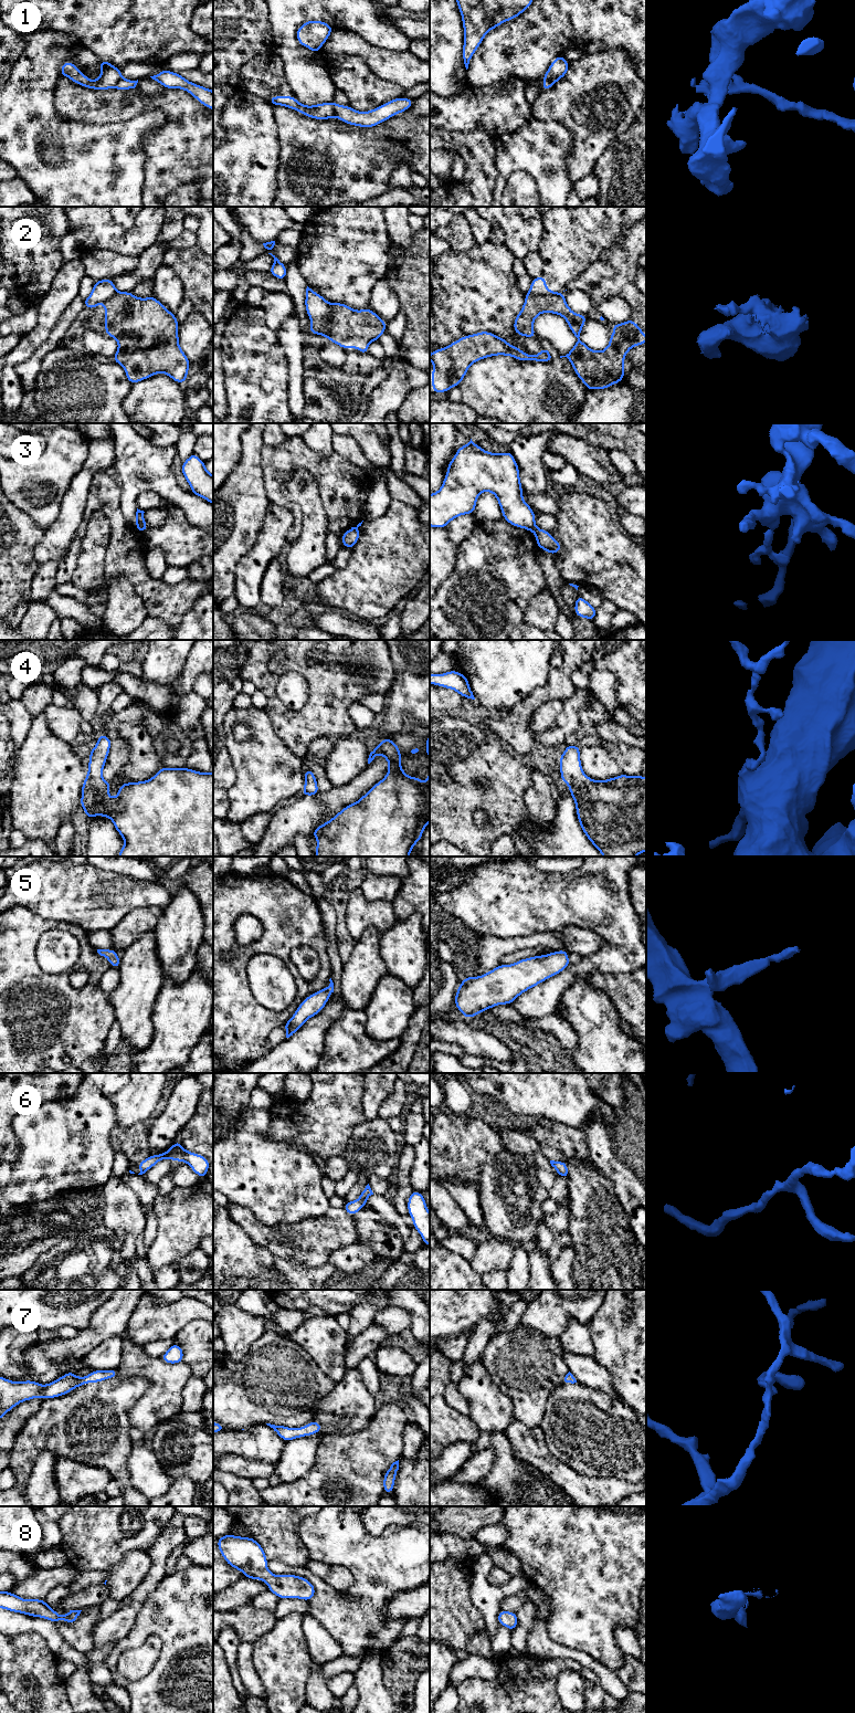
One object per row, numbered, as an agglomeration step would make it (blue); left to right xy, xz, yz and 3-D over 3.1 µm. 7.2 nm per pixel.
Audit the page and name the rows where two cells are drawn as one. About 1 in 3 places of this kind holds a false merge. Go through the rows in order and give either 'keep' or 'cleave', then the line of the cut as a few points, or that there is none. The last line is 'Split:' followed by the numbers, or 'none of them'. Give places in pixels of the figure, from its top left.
1: cleave; cut xz (333, 103), (336, 115)
2: cleave; cut xz (329, 303), (329, 323), (324, 336)
3: cleave; cut yz (536, 527), (532, 531)
4: keep; cut none
5: keep; cut none
6: keep; cut none
7: keep; cut none
8: keep; cut none
Split: 1, 2, 3

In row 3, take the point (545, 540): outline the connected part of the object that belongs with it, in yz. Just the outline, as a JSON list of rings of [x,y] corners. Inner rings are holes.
[[[536,527],[534,534],[536,536],[538,548],[546,550],[550,555],[556,555],[561,550],[560,543],[552,537],[550,532]]]

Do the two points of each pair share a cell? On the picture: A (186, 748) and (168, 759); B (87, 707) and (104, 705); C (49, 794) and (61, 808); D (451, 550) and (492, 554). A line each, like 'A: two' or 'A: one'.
A: one
B: two
C: one
D: two

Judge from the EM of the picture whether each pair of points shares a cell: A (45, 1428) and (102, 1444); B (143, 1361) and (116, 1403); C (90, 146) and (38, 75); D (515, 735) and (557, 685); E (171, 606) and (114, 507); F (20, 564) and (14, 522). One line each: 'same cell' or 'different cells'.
A: same cell
B: different cells
C: same cell
D: same cell
E: same cell
F: same cell

